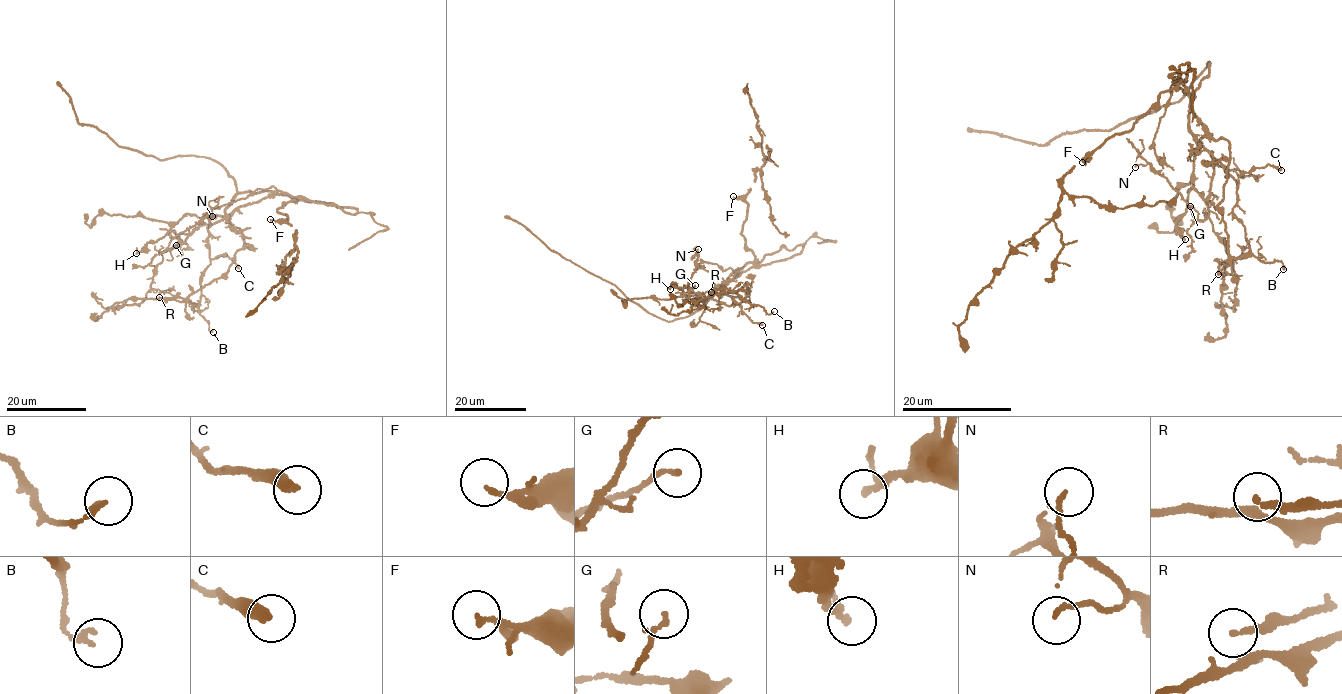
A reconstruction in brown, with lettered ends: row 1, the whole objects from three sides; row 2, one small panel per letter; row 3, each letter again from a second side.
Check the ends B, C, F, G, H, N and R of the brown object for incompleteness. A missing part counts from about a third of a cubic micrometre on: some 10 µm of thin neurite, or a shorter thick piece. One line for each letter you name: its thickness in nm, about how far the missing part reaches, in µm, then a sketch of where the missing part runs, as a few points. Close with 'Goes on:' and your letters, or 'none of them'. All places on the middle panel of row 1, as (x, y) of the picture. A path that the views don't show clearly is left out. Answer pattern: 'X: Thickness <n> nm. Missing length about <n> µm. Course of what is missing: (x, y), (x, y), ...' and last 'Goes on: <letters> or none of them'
Goes on: none of them

